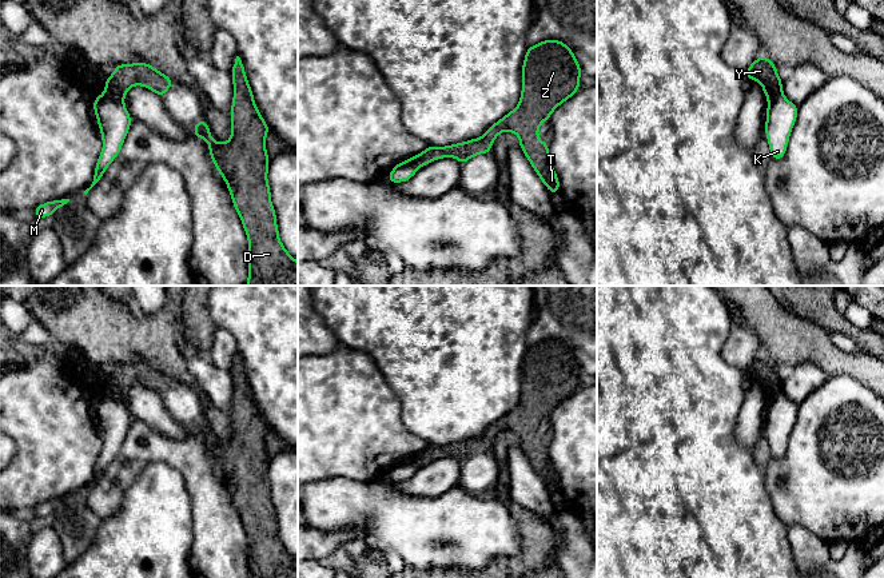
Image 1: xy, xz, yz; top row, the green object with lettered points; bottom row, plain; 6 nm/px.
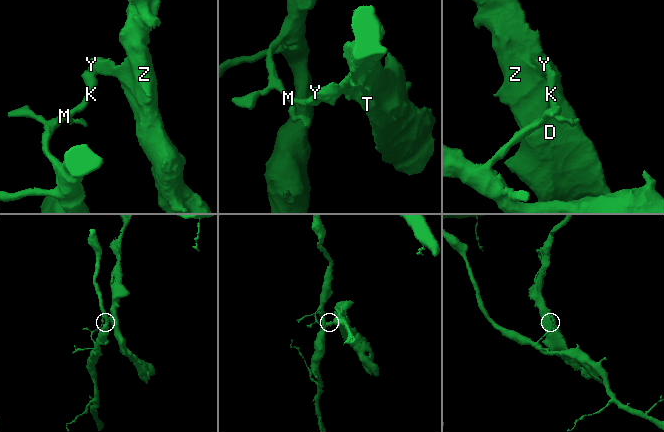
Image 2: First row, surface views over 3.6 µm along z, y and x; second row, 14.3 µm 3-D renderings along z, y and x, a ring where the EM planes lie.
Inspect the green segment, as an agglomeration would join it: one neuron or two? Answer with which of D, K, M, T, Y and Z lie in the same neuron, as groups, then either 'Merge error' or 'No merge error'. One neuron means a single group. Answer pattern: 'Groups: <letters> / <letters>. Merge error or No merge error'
Groups: D T Y Z / K M. Merge error

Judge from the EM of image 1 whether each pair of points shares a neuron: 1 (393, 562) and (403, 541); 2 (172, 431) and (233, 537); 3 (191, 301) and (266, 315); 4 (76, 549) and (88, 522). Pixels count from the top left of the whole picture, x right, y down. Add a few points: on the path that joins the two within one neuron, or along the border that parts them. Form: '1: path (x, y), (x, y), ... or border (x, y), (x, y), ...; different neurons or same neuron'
1: border (381, 551), (393, 549), (405, 563); different neurons
2: border (148, 427), (178, 439), (184, 438), (190, 433); different neurons
3: border (207, 299), (210, 318), (216, 327); different neurons
4: path (76, 542), (76, 534), (82, 529); same neuron

